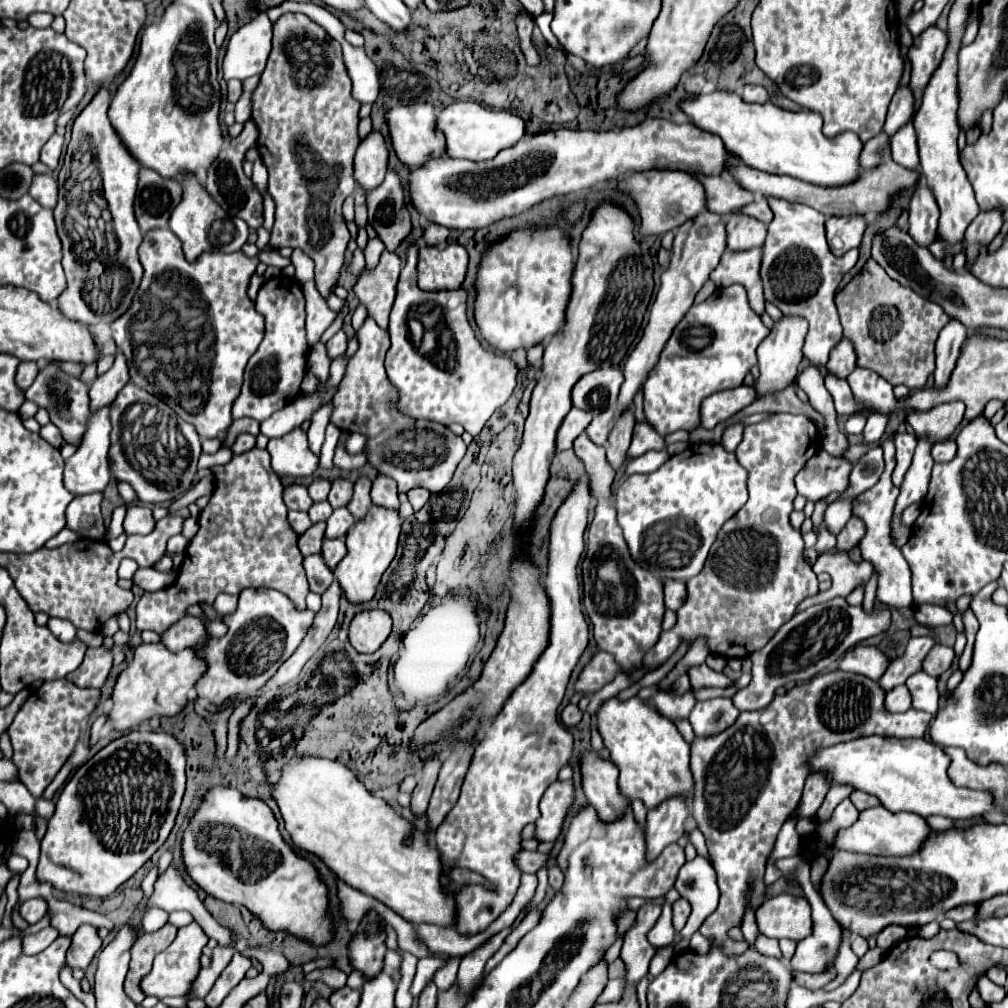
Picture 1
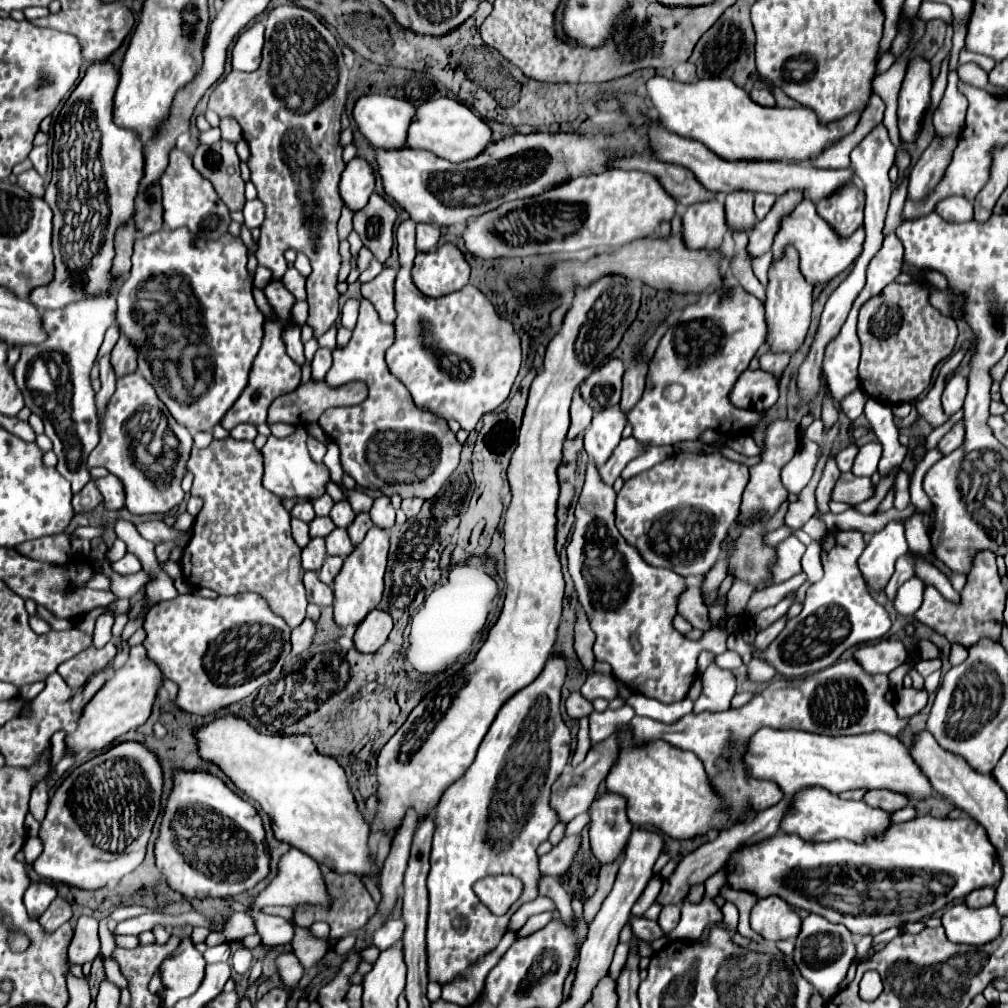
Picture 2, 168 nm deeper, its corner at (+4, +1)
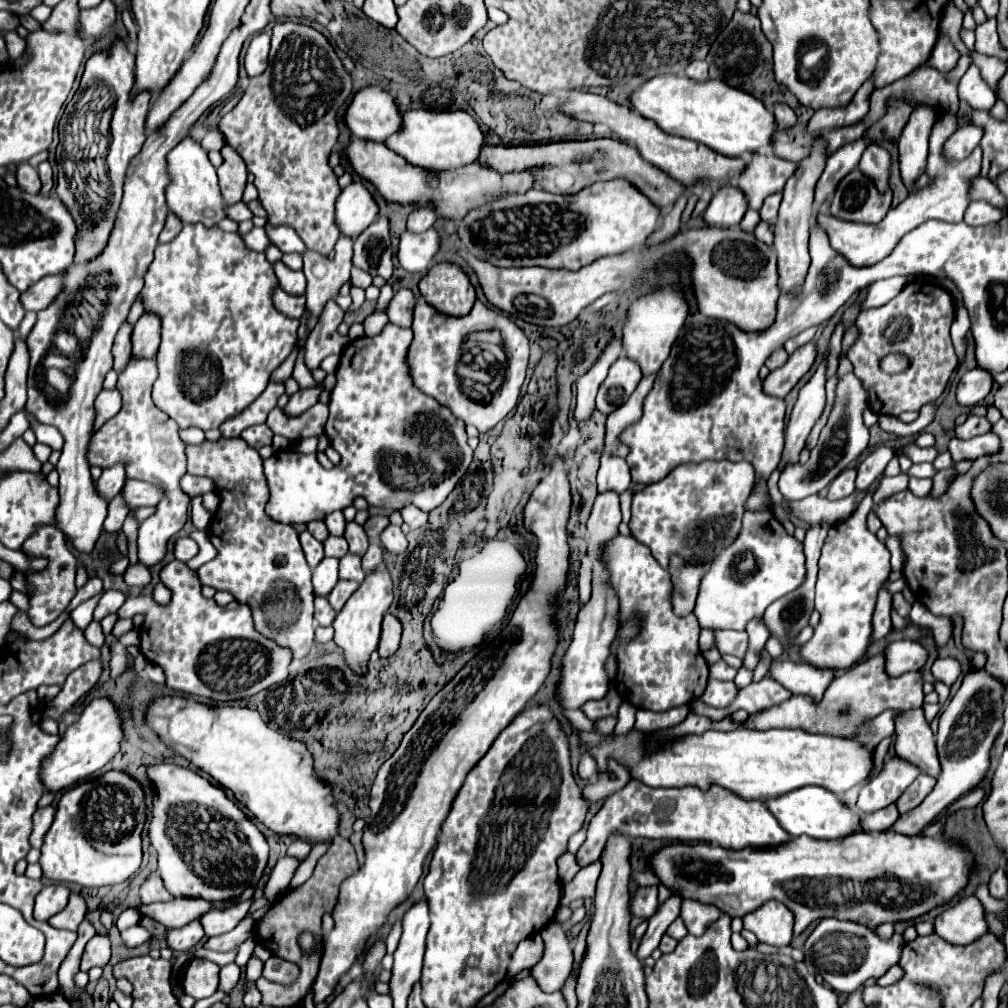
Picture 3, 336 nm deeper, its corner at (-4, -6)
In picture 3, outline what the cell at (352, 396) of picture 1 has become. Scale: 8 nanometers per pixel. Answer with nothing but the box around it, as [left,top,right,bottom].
[264,323,472,525]

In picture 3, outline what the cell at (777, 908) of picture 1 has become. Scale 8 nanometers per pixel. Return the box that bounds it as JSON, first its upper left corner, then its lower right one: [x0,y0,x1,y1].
[744,901,794,947]

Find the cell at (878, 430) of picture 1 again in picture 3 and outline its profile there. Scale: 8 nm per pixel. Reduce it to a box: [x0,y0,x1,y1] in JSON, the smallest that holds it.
[828,469,856,499]

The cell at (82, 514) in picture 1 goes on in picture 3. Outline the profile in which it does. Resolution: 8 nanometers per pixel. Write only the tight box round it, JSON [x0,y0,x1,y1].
[96,465,126,501]

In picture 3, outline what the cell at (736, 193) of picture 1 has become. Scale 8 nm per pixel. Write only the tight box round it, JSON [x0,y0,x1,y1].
[478,137,686,207]

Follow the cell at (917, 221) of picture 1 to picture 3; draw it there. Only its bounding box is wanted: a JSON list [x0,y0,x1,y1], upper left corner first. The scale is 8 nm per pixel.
[944,125,982,159]

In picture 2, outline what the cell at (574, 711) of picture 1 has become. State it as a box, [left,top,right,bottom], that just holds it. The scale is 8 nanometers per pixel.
[566,692,594,718]

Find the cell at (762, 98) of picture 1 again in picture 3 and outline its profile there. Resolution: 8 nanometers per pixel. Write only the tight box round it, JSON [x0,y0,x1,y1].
[772,103,796,127]

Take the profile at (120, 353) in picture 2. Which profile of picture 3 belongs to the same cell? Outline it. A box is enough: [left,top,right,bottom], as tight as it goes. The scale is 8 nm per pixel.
[132,313,160,359]

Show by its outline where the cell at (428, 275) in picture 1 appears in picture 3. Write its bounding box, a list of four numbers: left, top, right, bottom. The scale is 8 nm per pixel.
[418,263,476,315]

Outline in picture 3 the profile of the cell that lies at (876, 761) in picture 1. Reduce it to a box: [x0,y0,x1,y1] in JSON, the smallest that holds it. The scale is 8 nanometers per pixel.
[580,729,874,799]

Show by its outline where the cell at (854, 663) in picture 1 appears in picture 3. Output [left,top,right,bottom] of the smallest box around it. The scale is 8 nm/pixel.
[884,639,928,677]

